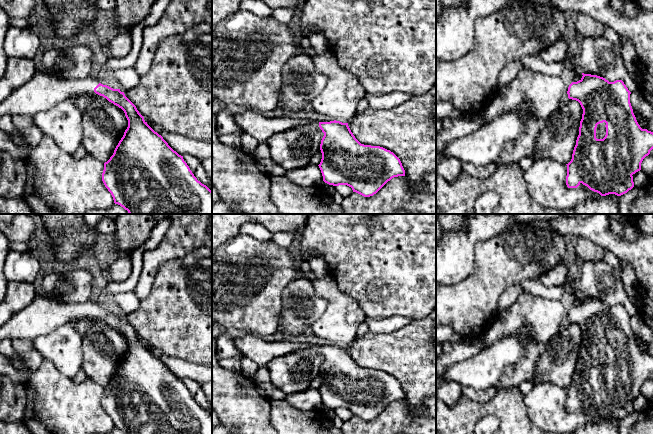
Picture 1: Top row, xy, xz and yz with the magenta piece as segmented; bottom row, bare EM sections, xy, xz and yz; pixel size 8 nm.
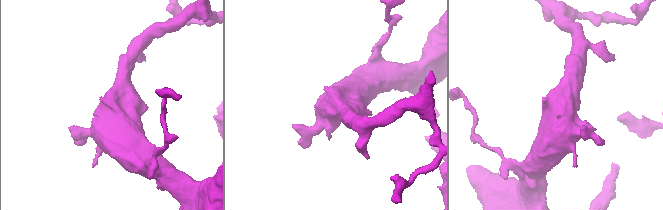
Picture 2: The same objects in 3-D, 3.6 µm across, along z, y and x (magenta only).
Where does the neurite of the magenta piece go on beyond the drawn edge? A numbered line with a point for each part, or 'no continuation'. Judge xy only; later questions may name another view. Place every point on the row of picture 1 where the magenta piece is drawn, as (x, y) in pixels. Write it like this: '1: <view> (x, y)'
1: xy (43, 91)

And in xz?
1: xz (261, 127)

